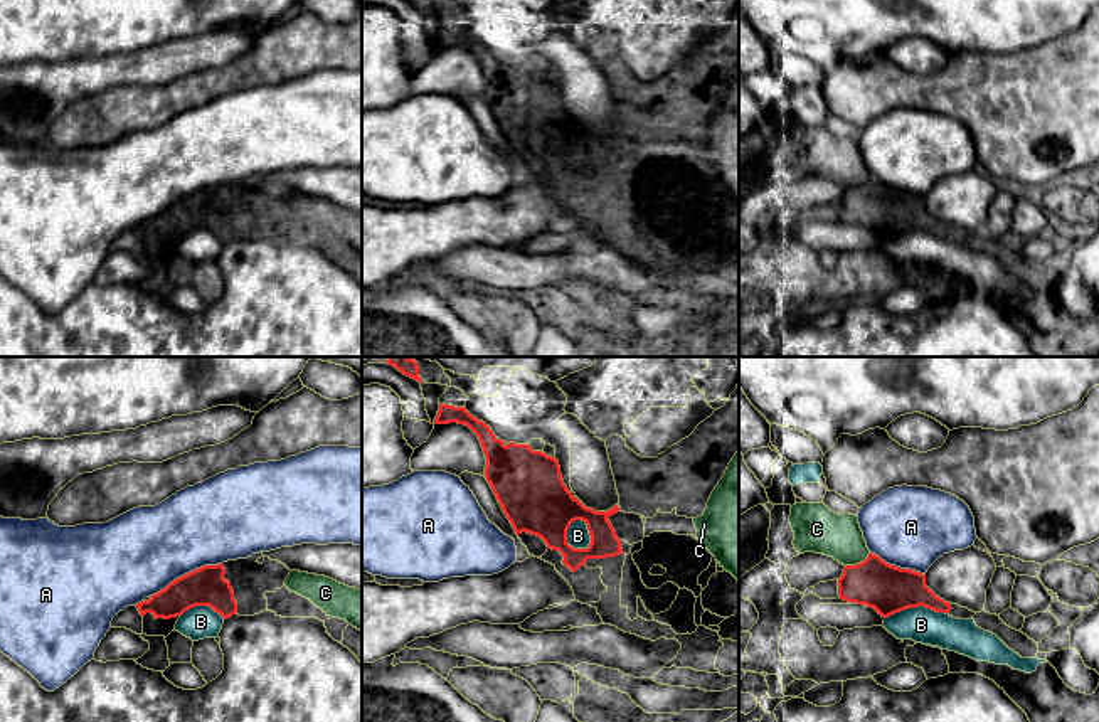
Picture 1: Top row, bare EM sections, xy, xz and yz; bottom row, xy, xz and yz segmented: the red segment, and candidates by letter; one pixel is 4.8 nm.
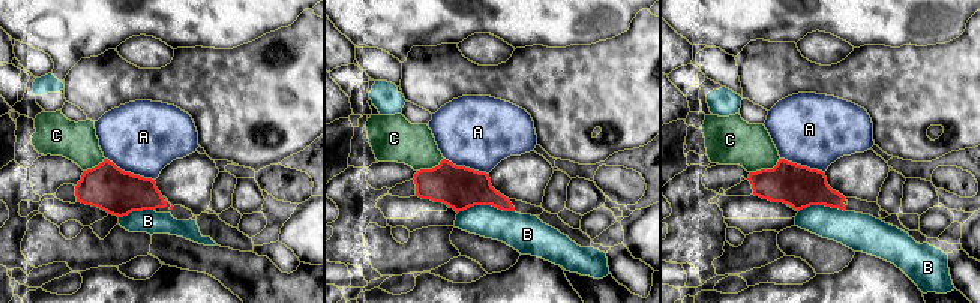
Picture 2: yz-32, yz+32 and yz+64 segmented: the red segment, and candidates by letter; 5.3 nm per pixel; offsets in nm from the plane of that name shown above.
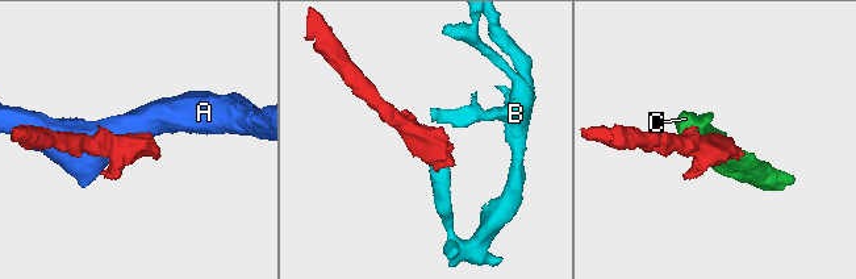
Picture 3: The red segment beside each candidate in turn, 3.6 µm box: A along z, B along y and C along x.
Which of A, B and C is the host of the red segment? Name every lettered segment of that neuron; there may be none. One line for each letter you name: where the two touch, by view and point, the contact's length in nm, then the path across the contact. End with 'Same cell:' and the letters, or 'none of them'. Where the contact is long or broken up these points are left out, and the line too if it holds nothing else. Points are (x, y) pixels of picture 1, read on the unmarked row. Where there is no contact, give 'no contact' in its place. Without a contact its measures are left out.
Same cell: none of them

